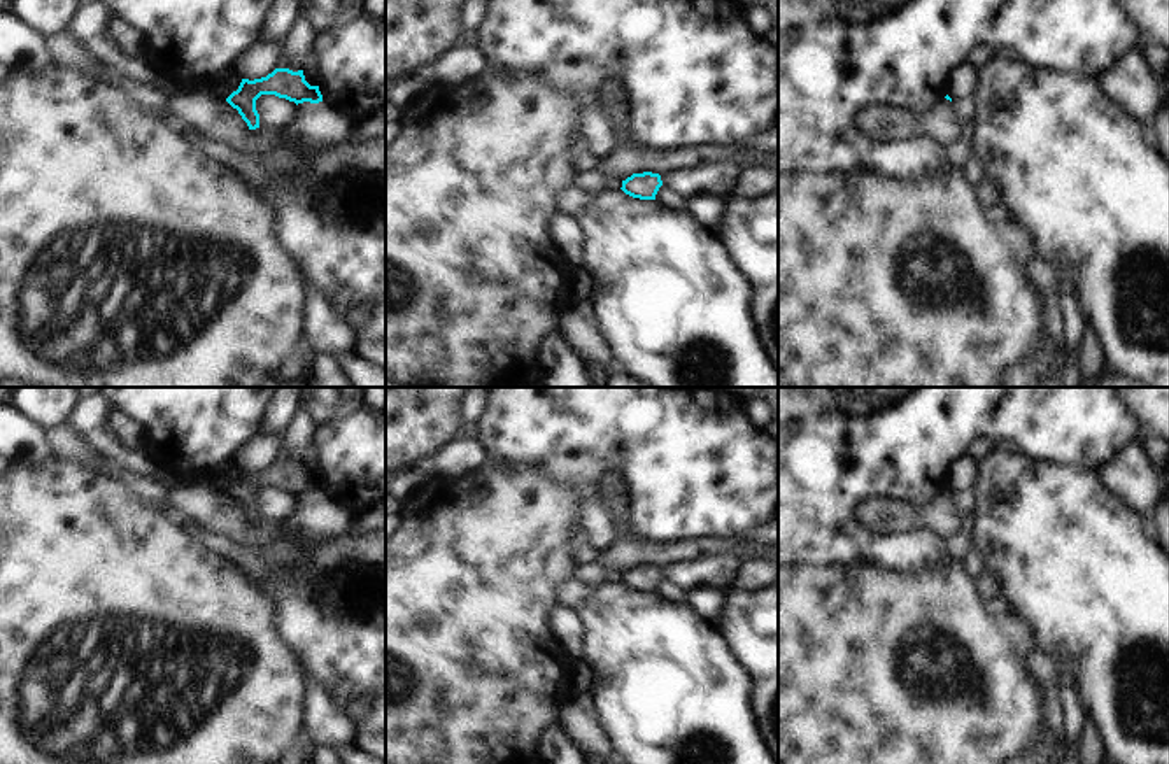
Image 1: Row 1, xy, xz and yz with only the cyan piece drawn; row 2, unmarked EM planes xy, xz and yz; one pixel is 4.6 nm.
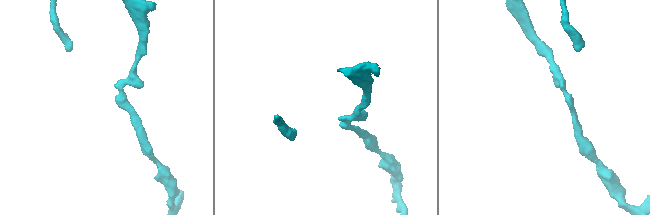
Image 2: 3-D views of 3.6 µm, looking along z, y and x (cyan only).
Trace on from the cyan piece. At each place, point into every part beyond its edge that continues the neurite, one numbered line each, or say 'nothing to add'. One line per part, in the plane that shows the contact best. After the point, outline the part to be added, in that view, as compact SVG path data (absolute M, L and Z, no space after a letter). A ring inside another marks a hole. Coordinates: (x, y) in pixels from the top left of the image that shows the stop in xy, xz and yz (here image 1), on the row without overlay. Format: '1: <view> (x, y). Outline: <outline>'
nothing to add.

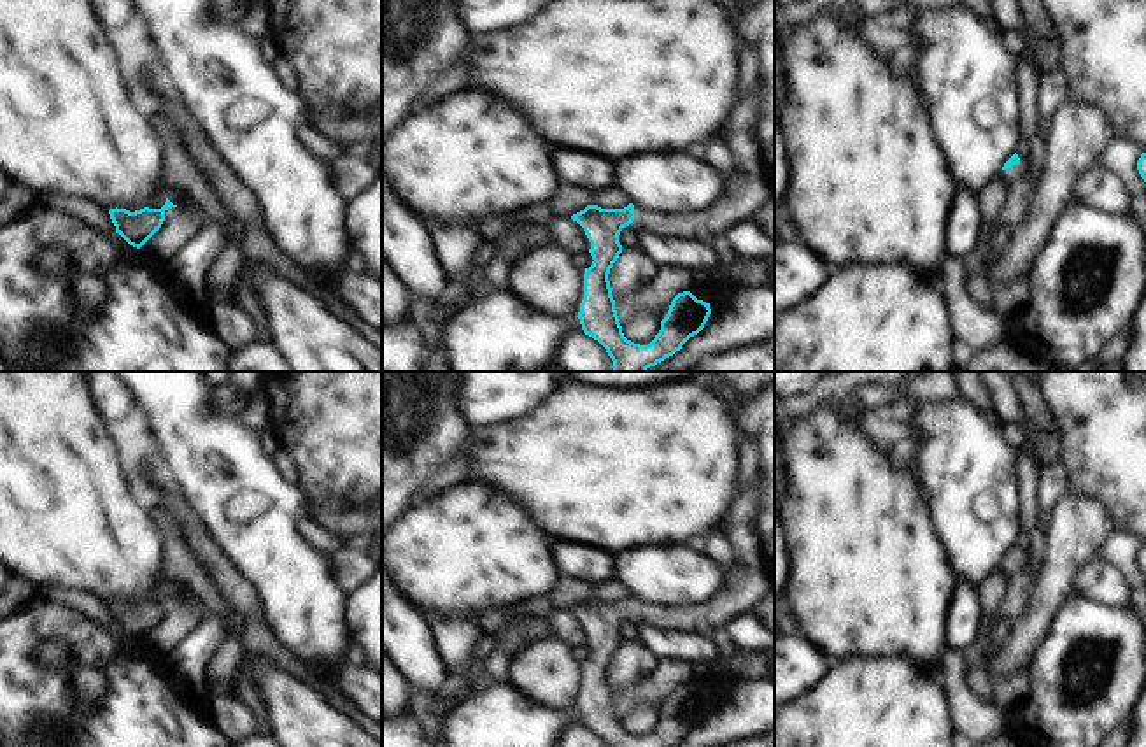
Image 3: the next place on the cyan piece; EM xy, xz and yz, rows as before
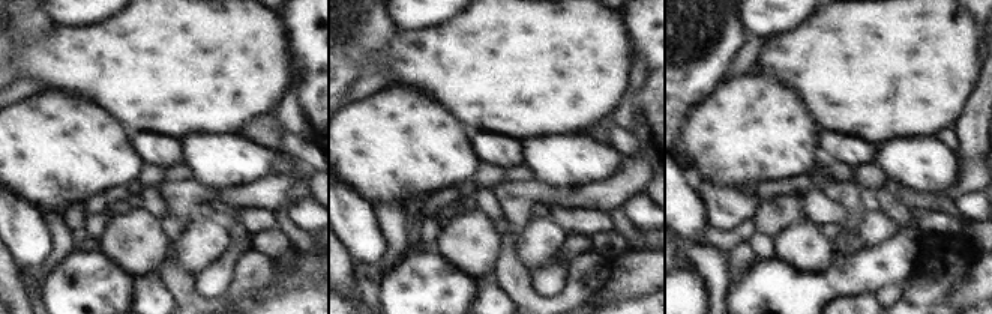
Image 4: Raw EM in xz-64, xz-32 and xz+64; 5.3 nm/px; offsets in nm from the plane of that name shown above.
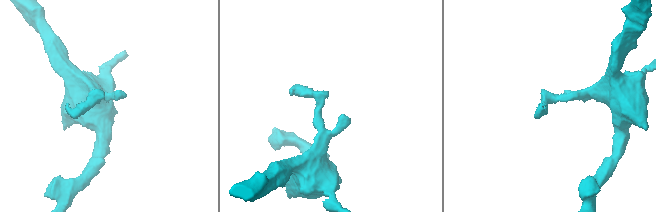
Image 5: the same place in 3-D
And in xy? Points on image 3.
nothing to add.

